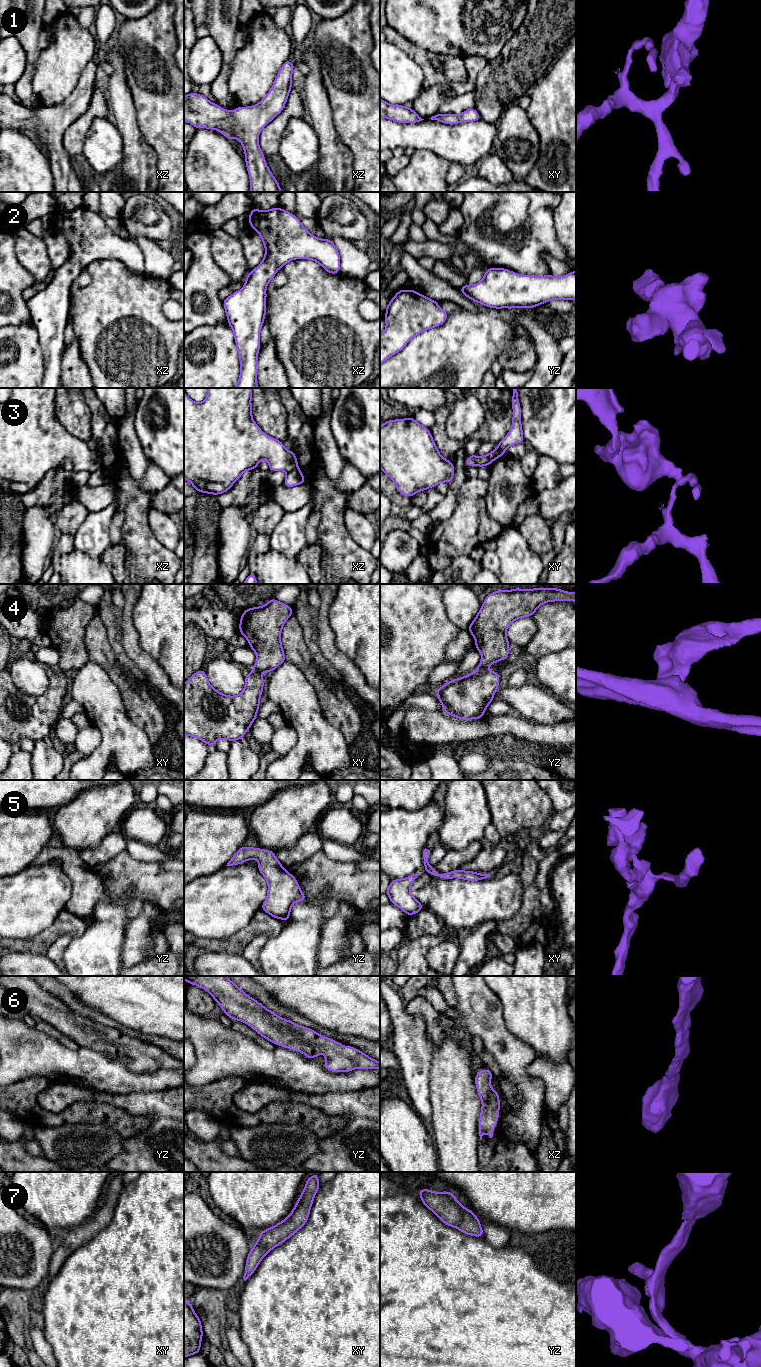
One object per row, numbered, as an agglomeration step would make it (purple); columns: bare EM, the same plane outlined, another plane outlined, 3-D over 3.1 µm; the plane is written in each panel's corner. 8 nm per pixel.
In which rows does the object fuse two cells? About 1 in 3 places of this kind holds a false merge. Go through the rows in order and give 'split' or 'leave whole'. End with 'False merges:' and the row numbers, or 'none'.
1: leave whole
2: leave whole
3: split
4: leave whole
5: leave whole
6: leave whole
7: leave whole
False merges: 3

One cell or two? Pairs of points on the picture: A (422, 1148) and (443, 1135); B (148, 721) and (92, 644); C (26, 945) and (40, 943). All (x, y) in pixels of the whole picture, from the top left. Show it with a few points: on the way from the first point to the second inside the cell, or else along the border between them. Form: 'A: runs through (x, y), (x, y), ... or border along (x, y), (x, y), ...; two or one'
A: border along (431, 1134), (438, 1161); two
B: runs through (134, 702), (131, 691), (114, 672), (109, 663); one
C: runs through (29, 945), (37, 944); one

